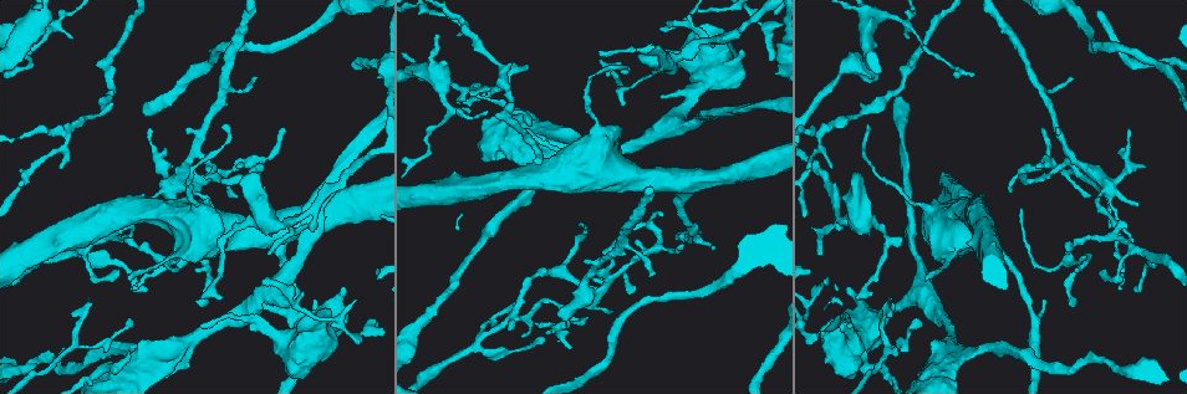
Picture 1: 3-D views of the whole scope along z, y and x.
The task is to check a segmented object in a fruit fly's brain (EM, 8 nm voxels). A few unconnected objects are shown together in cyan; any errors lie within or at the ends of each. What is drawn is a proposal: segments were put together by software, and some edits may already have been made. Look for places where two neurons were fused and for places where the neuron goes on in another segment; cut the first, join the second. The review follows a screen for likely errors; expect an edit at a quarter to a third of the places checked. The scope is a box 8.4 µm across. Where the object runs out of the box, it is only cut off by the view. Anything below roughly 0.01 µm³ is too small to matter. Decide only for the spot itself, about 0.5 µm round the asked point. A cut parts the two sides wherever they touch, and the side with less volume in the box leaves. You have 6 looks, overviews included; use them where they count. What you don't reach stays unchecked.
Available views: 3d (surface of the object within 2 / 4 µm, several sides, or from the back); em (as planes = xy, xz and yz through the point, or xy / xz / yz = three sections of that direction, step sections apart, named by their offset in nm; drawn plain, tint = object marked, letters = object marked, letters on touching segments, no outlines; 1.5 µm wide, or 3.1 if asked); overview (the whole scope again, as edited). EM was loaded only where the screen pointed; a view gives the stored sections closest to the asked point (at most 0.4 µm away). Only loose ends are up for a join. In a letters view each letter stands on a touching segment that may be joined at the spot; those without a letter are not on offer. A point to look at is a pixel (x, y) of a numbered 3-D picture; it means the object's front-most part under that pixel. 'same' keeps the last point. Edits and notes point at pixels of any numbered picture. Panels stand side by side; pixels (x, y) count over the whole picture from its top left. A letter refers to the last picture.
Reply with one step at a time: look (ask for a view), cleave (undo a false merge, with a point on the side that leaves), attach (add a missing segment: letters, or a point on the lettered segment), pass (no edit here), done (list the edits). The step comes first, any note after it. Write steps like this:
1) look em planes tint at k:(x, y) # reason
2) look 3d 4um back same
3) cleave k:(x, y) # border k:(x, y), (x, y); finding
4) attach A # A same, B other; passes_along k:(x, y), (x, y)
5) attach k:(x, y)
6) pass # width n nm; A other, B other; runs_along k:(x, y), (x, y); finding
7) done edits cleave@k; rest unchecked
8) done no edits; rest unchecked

look em planes letters at 1:(892, 303) # free end

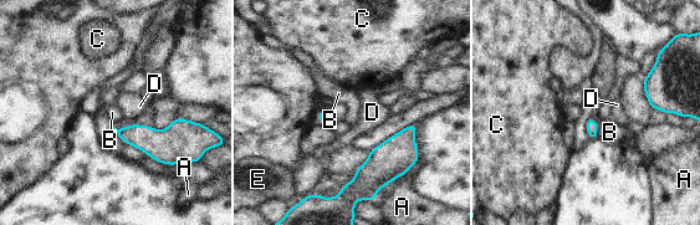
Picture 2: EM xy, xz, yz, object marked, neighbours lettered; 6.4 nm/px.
pass # A other, B other, C other, D other, E other; no lettered segment goes on from it

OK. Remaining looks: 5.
look 3d 4um at 1:(317, 302)

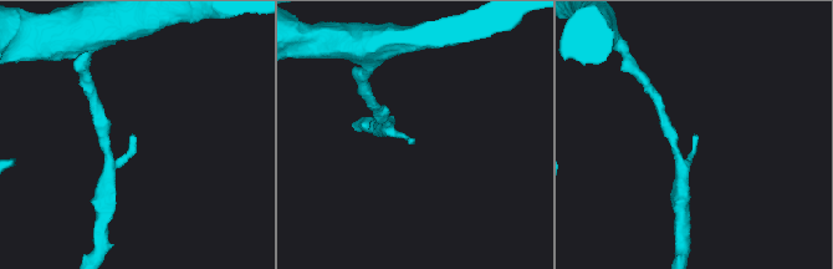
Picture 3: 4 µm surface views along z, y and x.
look em planes plain at 3:(132, 137) # now the EM

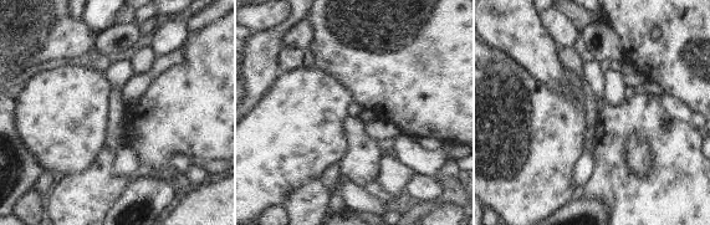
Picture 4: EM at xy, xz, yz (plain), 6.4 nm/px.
look em planes letters same

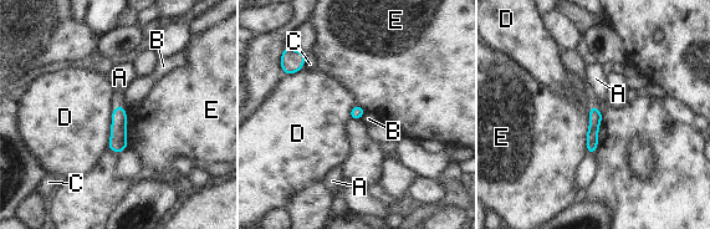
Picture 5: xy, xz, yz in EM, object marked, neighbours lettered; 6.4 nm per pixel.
pass # width 80 nm; A other, B other, C other, D other, E other; none of them fits

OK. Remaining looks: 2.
look em planes letters at 1:(681, 248) # an open end

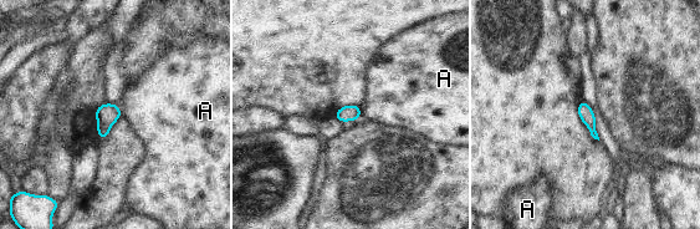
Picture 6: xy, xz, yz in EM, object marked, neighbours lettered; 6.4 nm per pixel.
pass # A other; border 6:(117, 105), (122, 115); no lettered segment goes on from it

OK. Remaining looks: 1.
done no edits; rest unchecked

